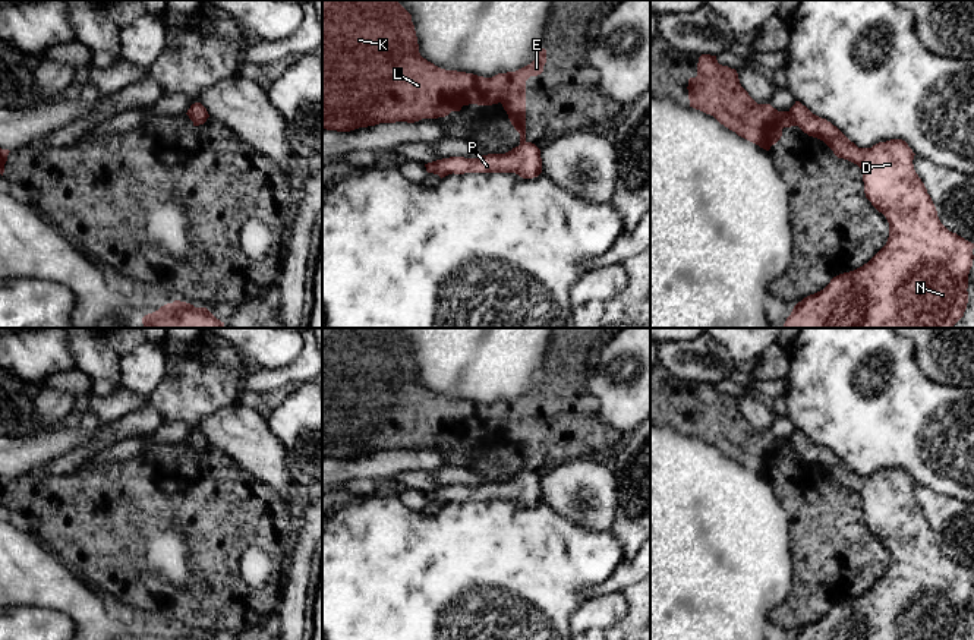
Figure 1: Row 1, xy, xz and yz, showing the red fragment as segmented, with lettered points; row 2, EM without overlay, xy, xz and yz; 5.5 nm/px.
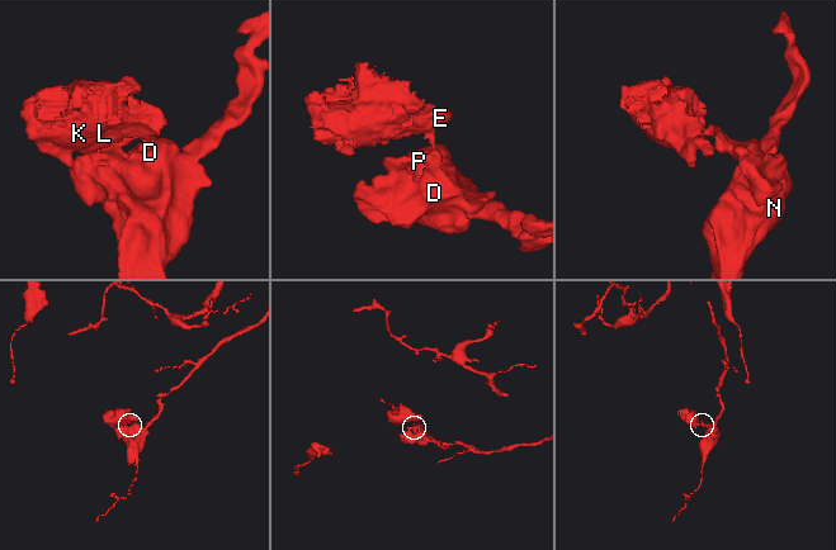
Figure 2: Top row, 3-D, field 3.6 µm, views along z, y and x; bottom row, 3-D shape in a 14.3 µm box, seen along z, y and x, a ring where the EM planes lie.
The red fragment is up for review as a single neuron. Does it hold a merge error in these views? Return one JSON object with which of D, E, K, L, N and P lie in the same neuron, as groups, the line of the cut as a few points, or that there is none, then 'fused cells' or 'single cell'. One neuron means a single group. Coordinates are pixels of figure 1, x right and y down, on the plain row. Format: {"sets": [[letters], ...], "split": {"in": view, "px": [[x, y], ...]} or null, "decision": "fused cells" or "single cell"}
{"sets": [["D", "N", "P"], ["E", "K", "L"]], "split": {"in": "yz", "px": [[787, 440], [797, 453]]}, "decision": "fused cells"}

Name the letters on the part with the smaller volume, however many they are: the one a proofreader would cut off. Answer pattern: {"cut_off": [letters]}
{"cut_off": ["E", "K", "L"]}

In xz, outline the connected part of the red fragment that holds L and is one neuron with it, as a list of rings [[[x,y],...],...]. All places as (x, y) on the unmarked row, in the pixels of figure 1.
[[[322,328],[322,458],[327,457],[337,460],[350,460],[359,455],[375,454],[379,451],[414,451],[422,447],[445,445],[451,439],[460,439],[463,434],[469,432],[492,434],[501,431],[508,442],[511,453],[520,461],[520,472],[523,472],[526,470],[526,409],[530,404],[540,403],[543,400],[545,391],[546,378],[539,376],[535,388],[530,392],[516,400],[498,401],[492,406],[483,406],[457,398],[445,398],[420,384],[414,353],[412,350],[412,343],[397,328]]]

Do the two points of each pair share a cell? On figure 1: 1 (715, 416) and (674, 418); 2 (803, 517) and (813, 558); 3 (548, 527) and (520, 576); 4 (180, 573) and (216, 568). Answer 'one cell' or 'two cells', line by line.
1: one cell
2: one cell
3: one cell
4: two cells

